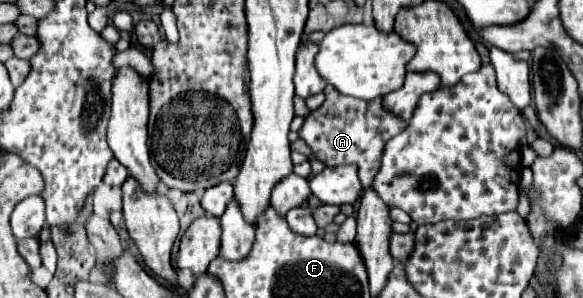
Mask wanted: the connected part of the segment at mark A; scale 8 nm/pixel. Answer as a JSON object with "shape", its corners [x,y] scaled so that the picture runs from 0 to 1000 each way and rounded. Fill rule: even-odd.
{"shape":[[[557,295],[557,342],[523,403],[513,456],[533,490],[540,523],[554,537],[561,557],[609,550],[616,564],[616,604],[623,638],[630,638],[640,611],[640,591],[650,564],[650,530],[664,470],[695,436],[695,409],[681,403],[681,389],[667,389],[660,362],[654,362],[654,329],[647,336],[605,336],[599,322],[585,322],[575,295]]]}

